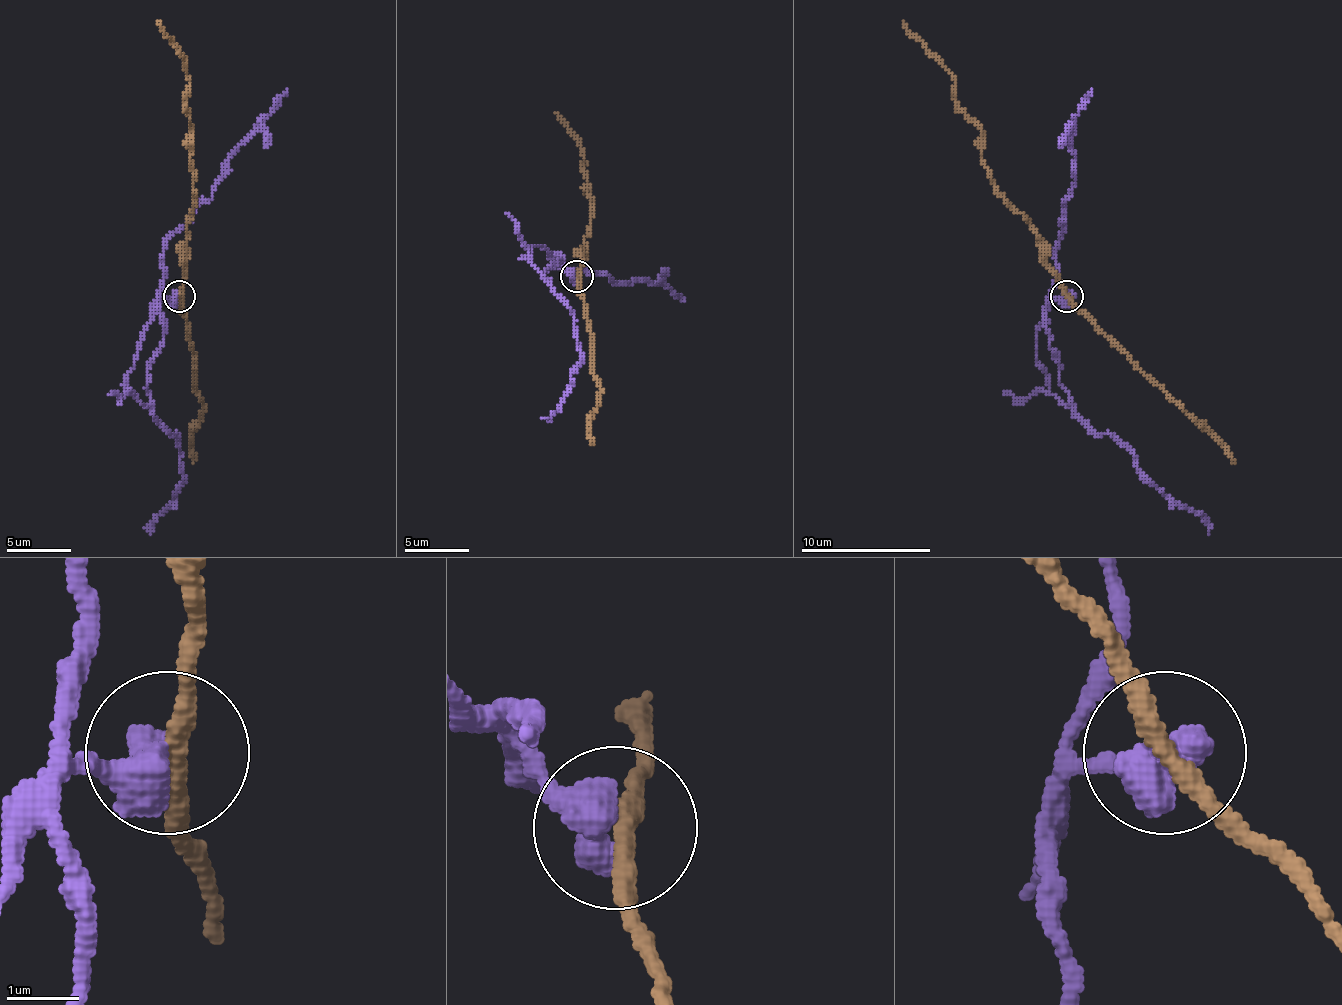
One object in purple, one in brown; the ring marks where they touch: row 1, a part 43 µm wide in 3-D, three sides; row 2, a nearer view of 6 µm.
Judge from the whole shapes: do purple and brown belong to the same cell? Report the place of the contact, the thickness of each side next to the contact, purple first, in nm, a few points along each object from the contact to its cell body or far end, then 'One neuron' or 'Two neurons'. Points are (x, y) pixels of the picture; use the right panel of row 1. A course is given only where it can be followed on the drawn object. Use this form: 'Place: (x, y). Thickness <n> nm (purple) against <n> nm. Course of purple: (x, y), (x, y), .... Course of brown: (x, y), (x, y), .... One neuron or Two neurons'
Place: (1066, 296). Thickness 700 nm (purple) against 240 nm. Course of purple: (1066, 297), (1056, 297), (1046, 307), (1059, 385), (1098, 434), (1111, 434), (1166, 495), (1192, 508), (1209, 534). Course of brown: (1066, 297), (1036, 229), (997, 190), (981, 157), (981, 128), (955, 99), (955, 76), (903, 21). Two neurons

